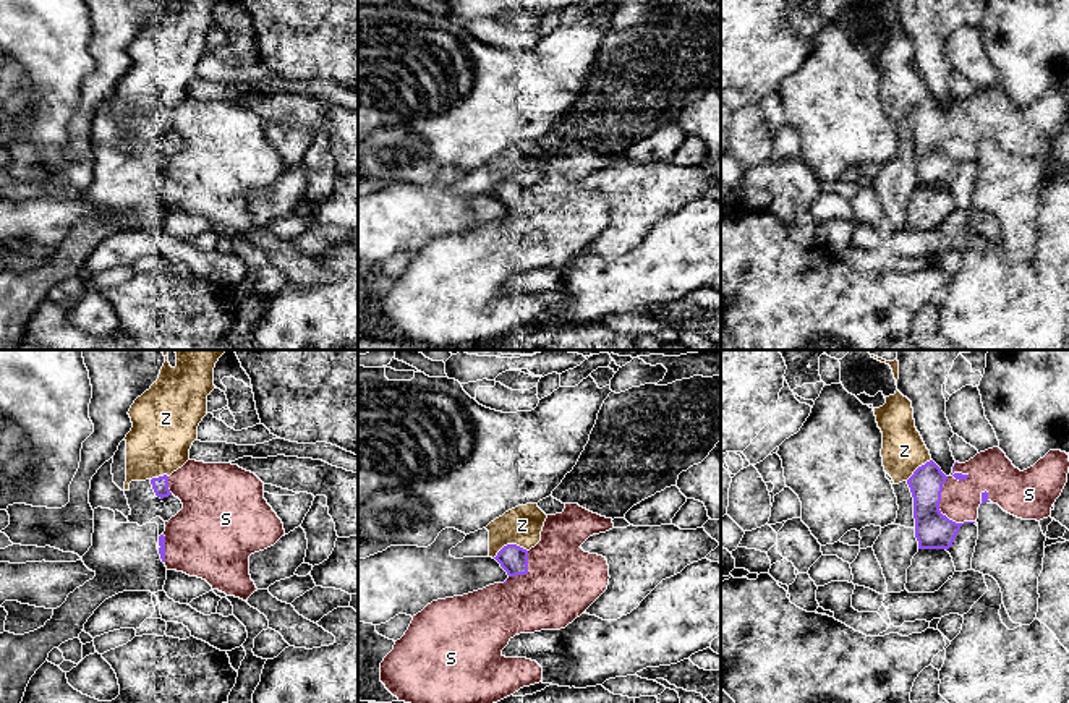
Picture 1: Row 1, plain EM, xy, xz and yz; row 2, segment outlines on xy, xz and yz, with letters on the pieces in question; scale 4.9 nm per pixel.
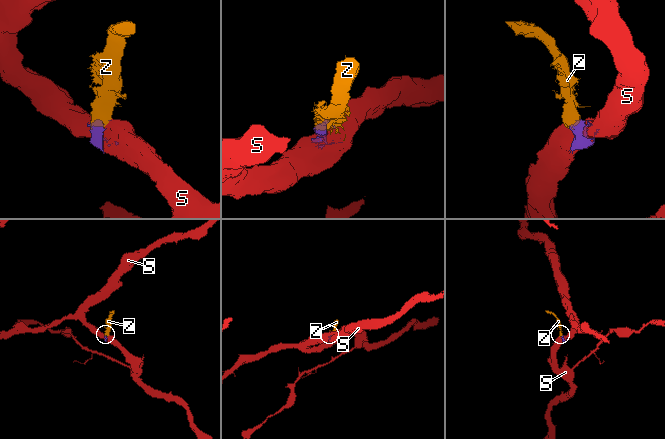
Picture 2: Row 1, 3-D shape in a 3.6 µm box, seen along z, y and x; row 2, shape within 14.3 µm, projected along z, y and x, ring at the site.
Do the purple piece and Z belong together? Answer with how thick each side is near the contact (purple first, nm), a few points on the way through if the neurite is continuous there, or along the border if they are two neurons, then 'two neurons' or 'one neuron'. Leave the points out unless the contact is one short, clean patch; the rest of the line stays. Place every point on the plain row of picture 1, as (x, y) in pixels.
140 nm thick on the purple side, 190 nm on the other; two neurons

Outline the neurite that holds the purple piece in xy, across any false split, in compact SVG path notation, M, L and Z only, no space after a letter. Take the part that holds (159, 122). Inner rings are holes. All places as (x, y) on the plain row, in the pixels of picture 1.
M188 97L170 113L152 115L151 121L157 134L173 131L183 141L159 173L159 191L167 207L202 215L212 227L248 238L258 228L249 212L249 193L285 173L282 157L264 136L264 120L238 102Z

